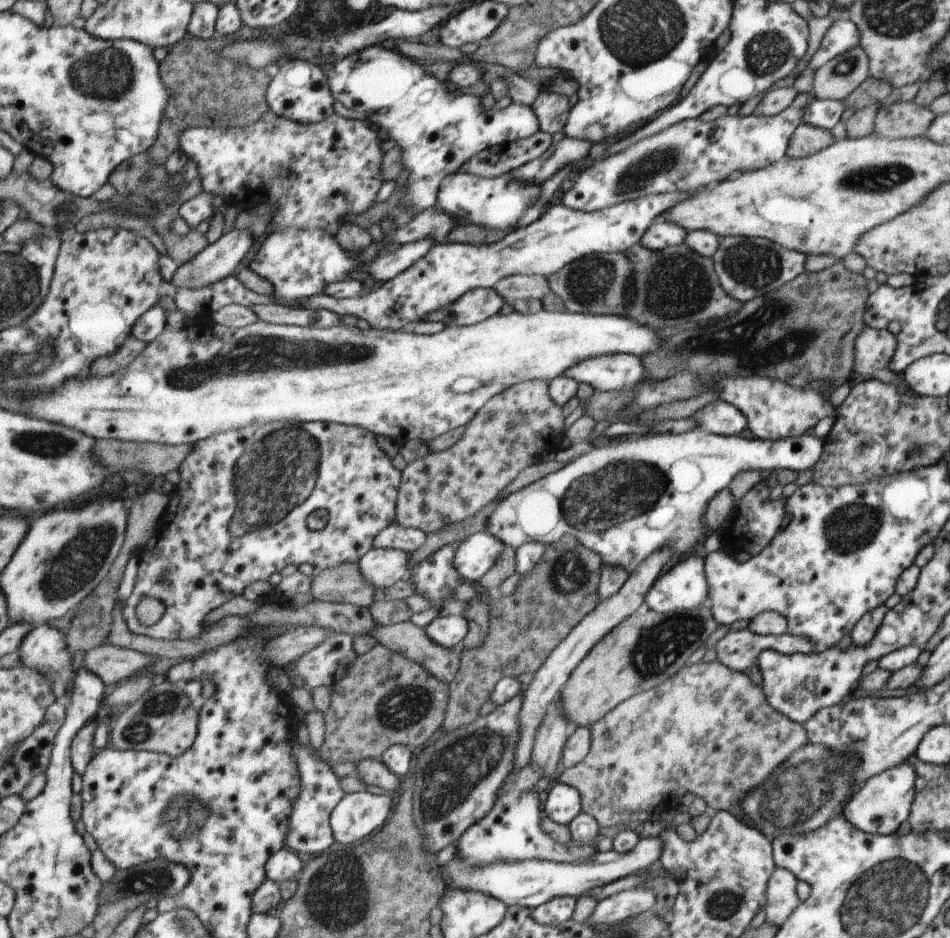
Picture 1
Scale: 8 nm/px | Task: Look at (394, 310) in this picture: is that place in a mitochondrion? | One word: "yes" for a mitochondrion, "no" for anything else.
no

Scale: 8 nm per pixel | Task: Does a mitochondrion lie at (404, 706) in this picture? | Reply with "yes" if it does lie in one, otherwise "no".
yes

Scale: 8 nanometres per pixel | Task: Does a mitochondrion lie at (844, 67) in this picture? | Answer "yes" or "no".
yes

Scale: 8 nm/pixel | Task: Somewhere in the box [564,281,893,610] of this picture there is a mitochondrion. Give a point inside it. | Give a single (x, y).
(730, 340)

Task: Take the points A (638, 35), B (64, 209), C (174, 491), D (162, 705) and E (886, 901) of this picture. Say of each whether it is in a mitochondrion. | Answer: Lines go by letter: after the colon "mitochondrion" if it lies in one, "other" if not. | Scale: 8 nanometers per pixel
A: mitochondrion
B: mitochondrion
C: other
D: mitochondrion
E: mitochondrion

